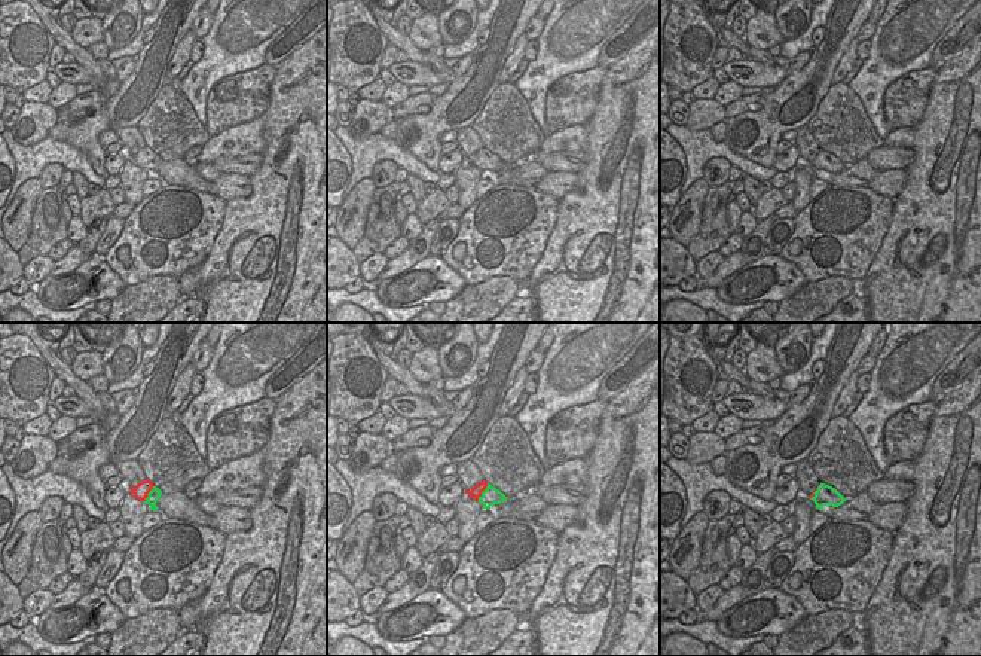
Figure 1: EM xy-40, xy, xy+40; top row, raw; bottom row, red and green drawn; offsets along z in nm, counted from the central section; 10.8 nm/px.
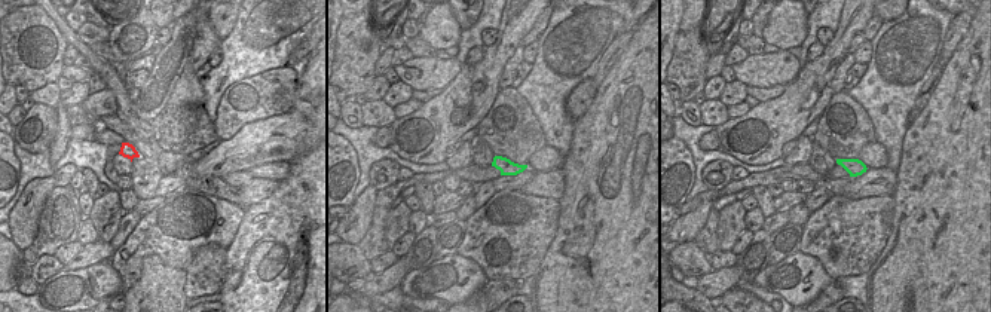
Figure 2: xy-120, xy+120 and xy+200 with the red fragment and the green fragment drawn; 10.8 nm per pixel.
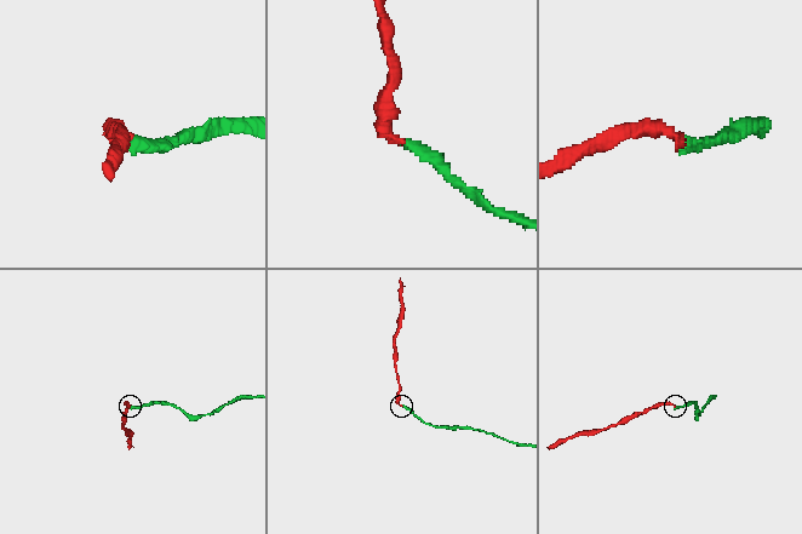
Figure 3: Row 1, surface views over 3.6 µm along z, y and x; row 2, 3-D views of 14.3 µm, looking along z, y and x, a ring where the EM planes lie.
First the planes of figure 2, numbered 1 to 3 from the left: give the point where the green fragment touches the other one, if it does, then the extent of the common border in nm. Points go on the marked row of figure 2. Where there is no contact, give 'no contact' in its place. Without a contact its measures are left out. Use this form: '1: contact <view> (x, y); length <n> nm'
1: no contact
2: no contact
3: no contact

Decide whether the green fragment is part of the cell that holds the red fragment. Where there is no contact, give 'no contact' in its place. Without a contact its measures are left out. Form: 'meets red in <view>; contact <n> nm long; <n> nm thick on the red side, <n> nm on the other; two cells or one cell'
meets red in xy; contact 220 nm long; 120 nm thick on the red side, 200 nm on the other; two cells

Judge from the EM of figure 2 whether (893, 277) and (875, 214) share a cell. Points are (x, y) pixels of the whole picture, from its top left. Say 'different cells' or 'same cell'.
different cells

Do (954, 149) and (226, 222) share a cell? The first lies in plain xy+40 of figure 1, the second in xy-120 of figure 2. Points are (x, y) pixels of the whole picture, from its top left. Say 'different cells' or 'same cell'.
different cells

